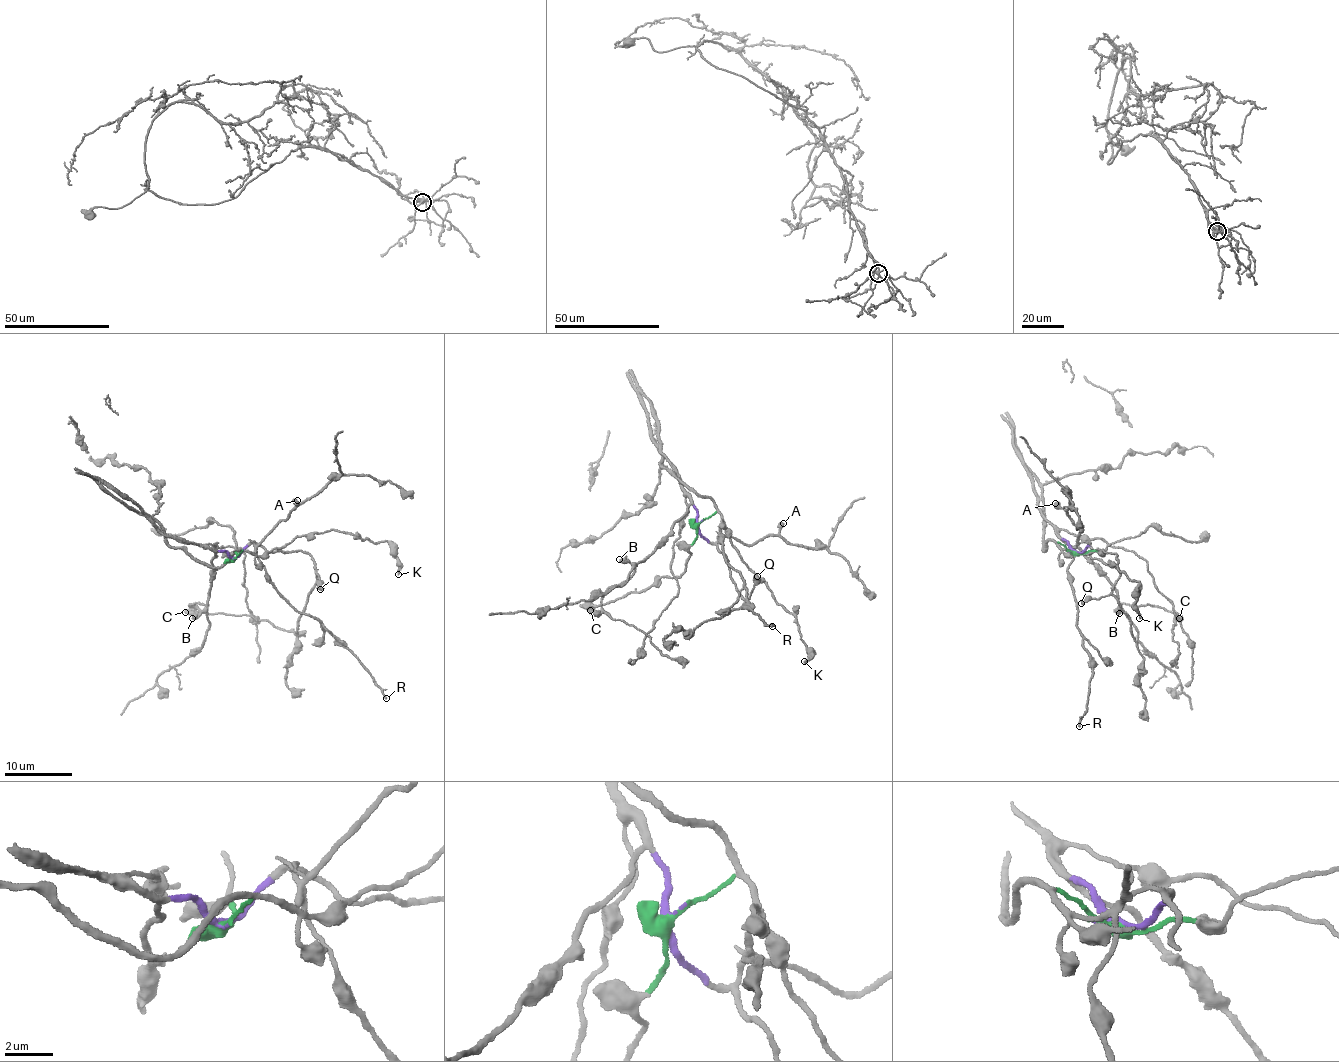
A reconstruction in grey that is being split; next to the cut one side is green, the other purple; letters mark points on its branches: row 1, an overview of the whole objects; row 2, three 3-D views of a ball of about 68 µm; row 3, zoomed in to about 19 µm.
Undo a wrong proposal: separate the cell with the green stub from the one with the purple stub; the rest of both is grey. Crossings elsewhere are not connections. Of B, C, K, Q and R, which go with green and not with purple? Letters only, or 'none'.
K

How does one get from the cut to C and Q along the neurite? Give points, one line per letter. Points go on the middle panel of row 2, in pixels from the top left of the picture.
C: (697, 525), (695, 508), (691, 504), (671, 533), (628, 578), (604, 593), (602, 609), (589, 609)
Q: (697, 525), (699, 535), (726, 557), (731, 579), (743, 600), (750, 596), (757, 576)

